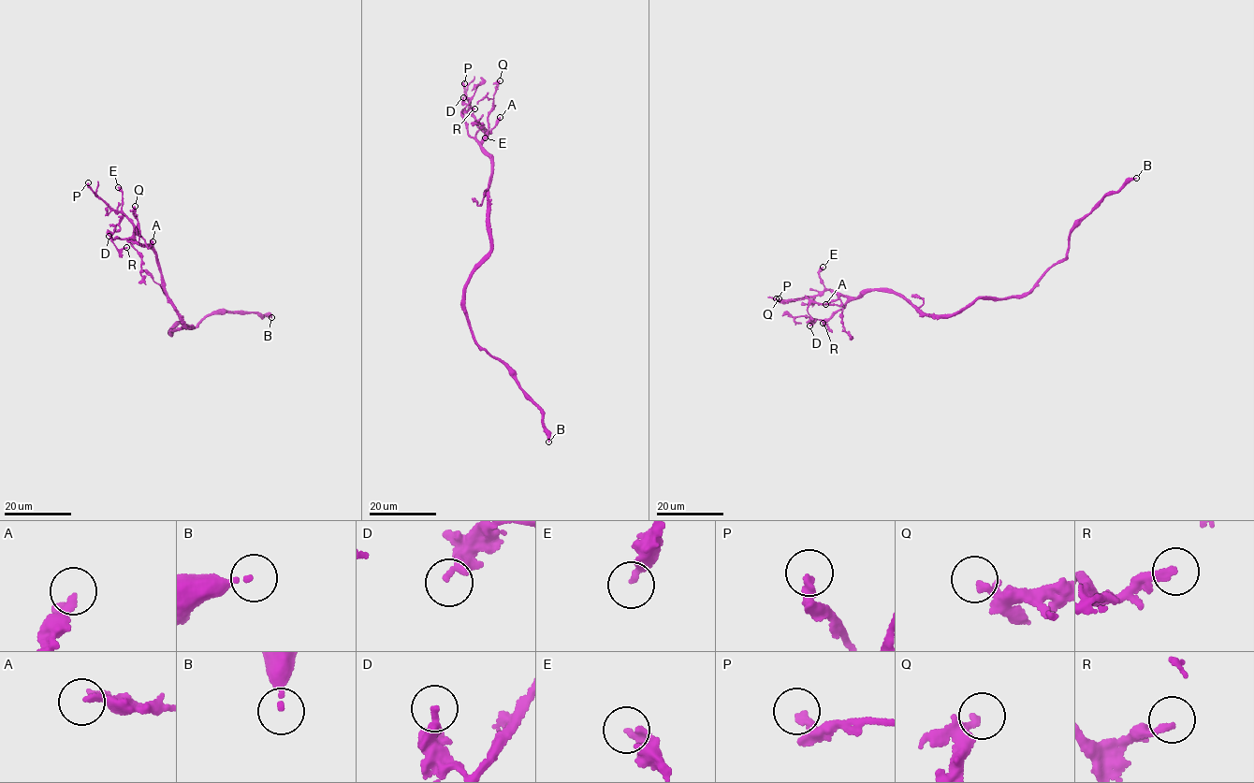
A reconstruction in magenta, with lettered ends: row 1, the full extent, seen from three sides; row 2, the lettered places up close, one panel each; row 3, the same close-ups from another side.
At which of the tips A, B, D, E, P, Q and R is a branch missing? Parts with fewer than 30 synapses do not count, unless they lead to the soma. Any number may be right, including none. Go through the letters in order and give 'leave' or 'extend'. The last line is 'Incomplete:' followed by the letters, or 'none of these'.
A: extend
B: leave
D: leave
E: leave
P: leave
Q: leave
R: leave
Incomplete: A

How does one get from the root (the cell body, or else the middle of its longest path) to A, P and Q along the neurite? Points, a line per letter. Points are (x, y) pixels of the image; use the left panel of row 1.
A: (188, 327), (167, 296), (151, 246), (139, 244), (135, 234), (138, 233), (149, 247), (153, 241)
P: (188, 327), (169, 298), (158, 260), (151, 246), (137, 242), (132, 224), (98, 197), (88, 182)
Q: (188, 327), (167, 296), (153, 252), (136, 239), (136, 232), (139, 236), (133, 214), (135, 206)

